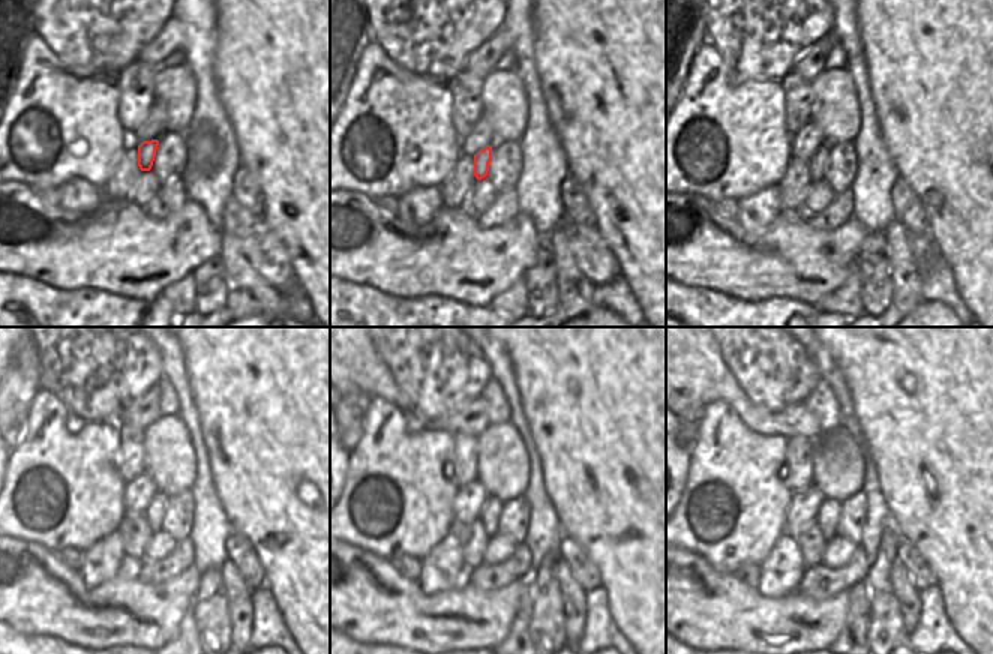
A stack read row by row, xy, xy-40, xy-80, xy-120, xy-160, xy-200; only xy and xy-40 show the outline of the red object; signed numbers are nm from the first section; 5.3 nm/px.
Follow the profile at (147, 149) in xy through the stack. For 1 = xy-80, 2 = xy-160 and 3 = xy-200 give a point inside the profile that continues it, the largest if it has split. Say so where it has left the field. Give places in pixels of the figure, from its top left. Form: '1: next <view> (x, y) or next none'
1: next xy-80 (819, 161)
2: next xy-160 (491, 512)
3: next xy-200 (828, 515)

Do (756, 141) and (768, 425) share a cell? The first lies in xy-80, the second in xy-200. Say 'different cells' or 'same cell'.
different cells

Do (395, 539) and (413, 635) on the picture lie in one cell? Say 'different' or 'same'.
different

